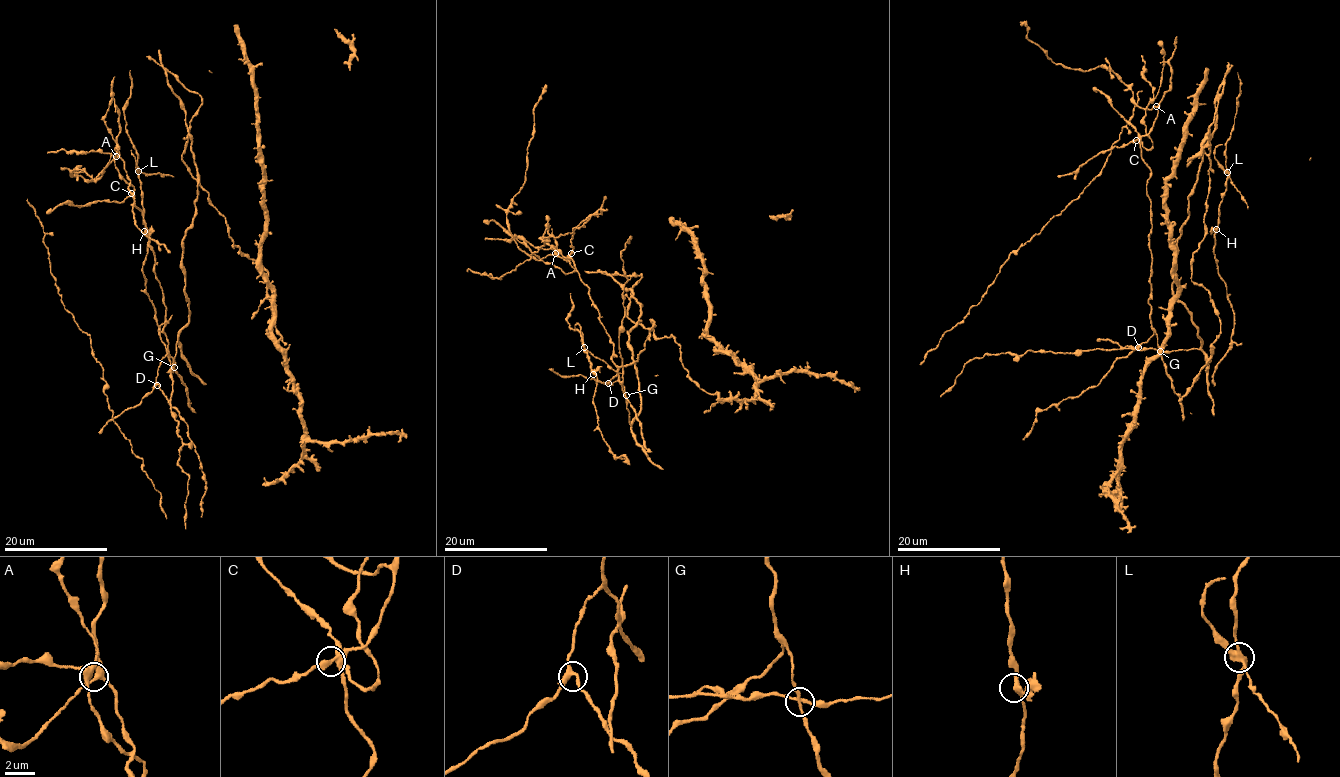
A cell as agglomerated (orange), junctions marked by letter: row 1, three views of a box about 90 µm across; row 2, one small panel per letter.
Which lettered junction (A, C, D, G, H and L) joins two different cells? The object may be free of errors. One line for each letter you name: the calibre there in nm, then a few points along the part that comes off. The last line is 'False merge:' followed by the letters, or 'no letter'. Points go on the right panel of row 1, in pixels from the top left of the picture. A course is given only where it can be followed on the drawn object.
L: 320 nm thick; foreign part runs (1227, 172), (1248, 208)
False merge: L

